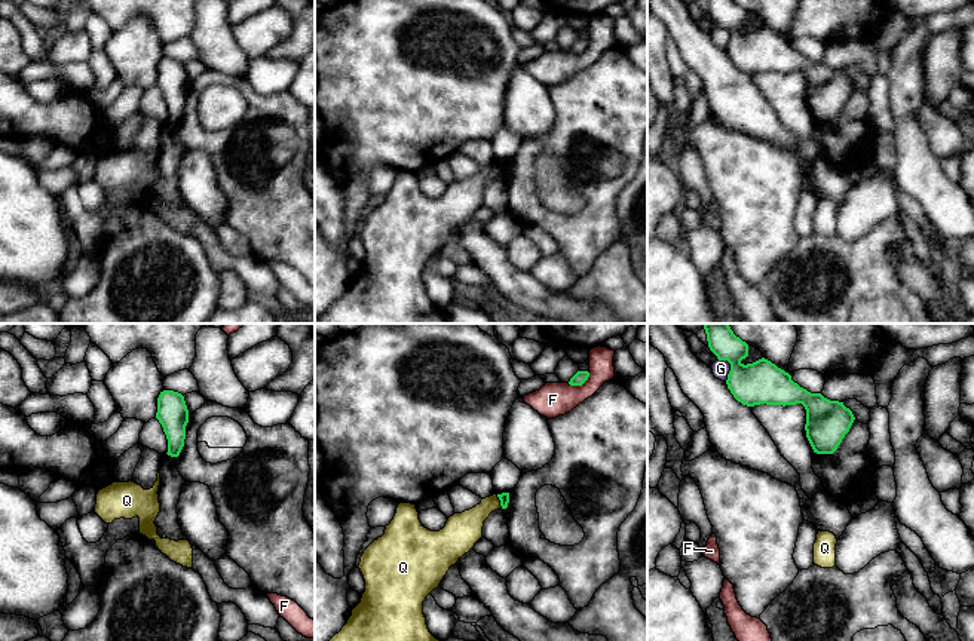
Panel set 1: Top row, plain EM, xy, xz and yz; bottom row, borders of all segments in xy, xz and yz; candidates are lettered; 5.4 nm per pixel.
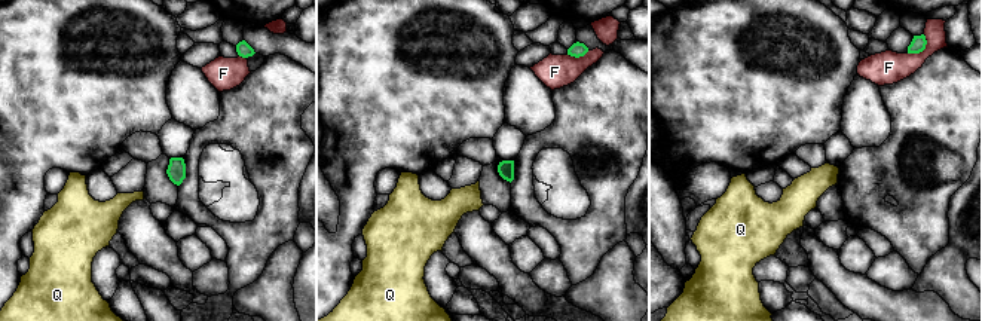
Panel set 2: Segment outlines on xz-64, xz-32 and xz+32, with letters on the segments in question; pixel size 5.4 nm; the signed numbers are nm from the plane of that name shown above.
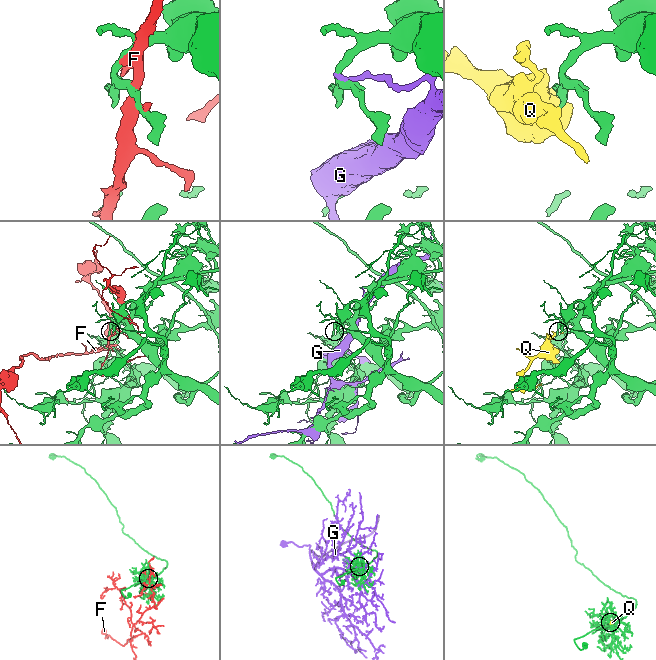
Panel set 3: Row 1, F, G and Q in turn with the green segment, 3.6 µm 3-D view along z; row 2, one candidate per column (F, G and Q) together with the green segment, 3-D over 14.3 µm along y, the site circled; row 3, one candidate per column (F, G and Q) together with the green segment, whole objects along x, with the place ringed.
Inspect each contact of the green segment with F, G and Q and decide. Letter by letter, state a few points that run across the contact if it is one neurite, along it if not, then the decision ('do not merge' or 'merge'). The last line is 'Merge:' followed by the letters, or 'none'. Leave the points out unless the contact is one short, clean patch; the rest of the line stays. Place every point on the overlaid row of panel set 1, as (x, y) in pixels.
F: do not merge
G: do not merge
Q: line xz (496, 494), (502, 508); do not merge
Merge: none

